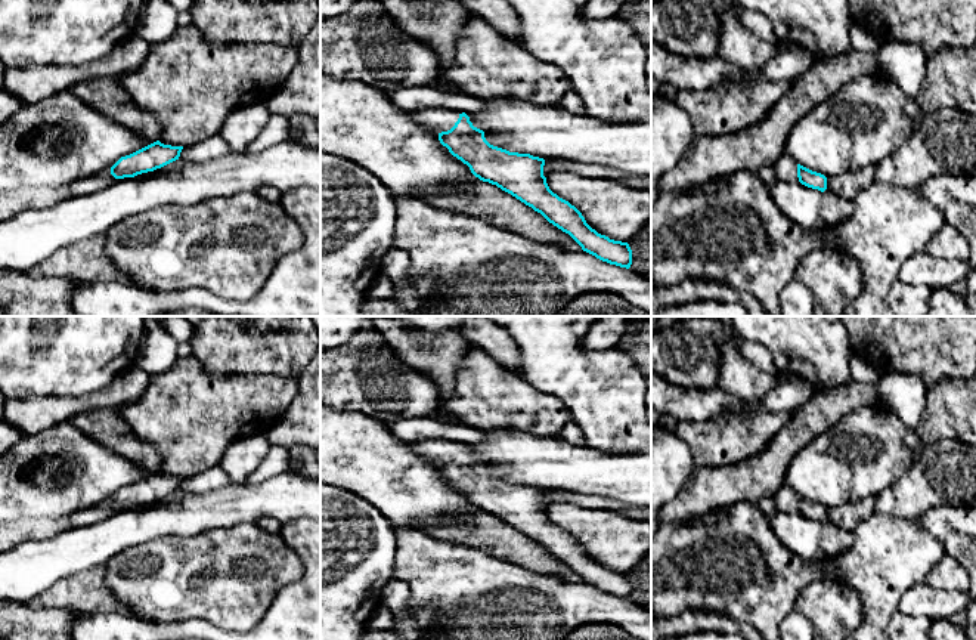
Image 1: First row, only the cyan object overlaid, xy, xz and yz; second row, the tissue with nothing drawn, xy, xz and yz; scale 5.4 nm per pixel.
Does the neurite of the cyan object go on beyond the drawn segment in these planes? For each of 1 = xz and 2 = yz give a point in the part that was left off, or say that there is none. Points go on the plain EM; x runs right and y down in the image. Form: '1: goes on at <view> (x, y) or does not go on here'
1: goes on at xz (437, 451)
2: goes on at yz (786, 500)

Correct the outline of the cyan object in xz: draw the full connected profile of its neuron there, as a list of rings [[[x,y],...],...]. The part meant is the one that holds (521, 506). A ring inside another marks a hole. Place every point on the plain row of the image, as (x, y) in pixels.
[[[425,439],[412,443],[412,449],[437,464],[440,474],[467,495],[475,508],[496,516],[540,544],[549,554],[568,565],[583,582],[610,596],[630,599],[632,581],[628,573],[598,565],[574,537],[549,520],[543,507],[543,489],[490,476],[484,463],[474,458],[465,443]]]

